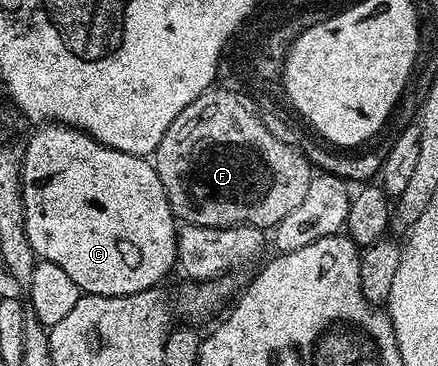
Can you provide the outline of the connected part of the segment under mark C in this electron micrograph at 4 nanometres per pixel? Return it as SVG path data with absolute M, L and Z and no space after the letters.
M46 123L35 129L38 130L29 134L27 154L24 155L22 167L24 227L35 256L48 263L56 263L56 267L61 267L76 282L76 287L82 290L83 294L123 297L161 286L163 284L161 281L169 275L170 268L175 268L178 260L178 229L176 218L170 212L168 195L164 195L160 175L156 175L153 164L147 158L108 149L96 139L89 137L87 133L83 133L80 129L71 129L69 125Z

